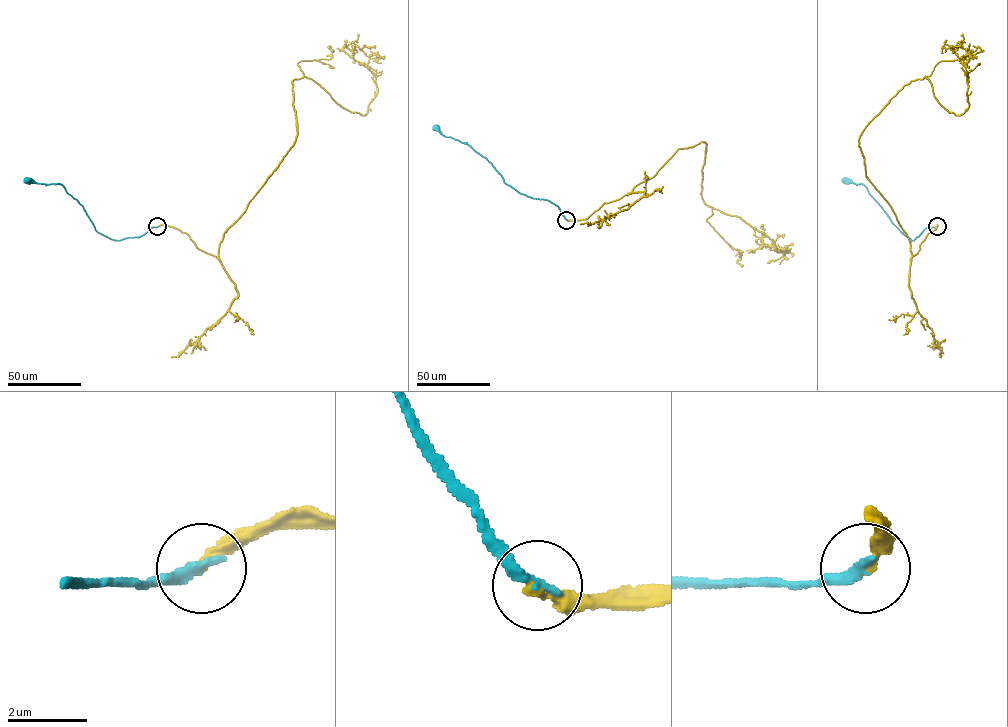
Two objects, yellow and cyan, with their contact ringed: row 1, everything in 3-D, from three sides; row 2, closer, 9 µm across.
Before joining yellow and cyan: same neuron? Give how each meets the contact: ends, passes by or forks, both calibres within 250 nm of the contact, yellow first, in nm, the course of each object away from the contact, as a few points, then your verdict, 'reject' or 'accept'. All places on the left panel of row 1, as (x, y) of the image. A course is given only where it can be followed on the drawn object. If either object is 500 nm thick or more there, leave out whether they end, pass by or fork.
yellow ends; cyan ends; calibres 240 and 320 nm; course yellow (157, 226), (218, 258), (293, 145), (294, 79), (367, 112), (375, 76), (353, 53); course cyan (157, 226), (141, 236), (111, 239), (96, 230), (83, 207), (61, 184), (27, 180); accept

